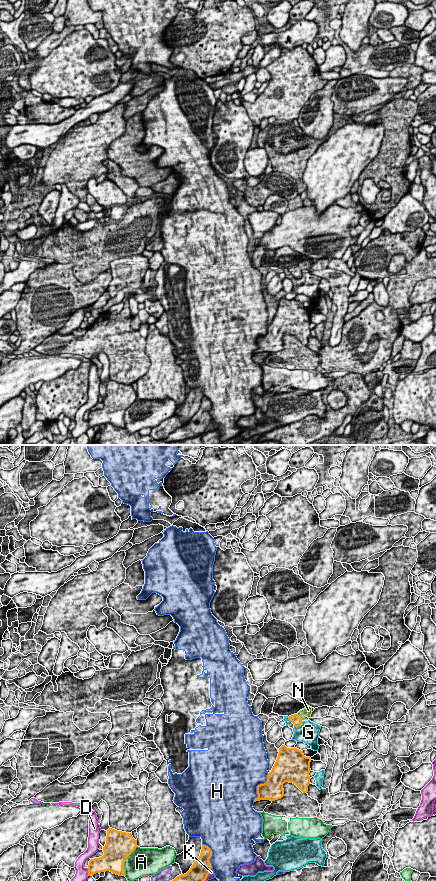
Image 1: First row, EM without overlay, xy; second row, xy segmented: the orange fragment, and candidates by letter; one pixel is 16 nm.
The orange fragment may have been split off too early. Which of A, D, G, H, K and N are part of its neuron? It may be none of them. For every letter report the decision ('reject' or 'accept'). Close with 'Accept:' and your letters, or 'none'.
A: reject
D: reject
G: reject
H: reject
K: reject
N: accept
Accept: N

